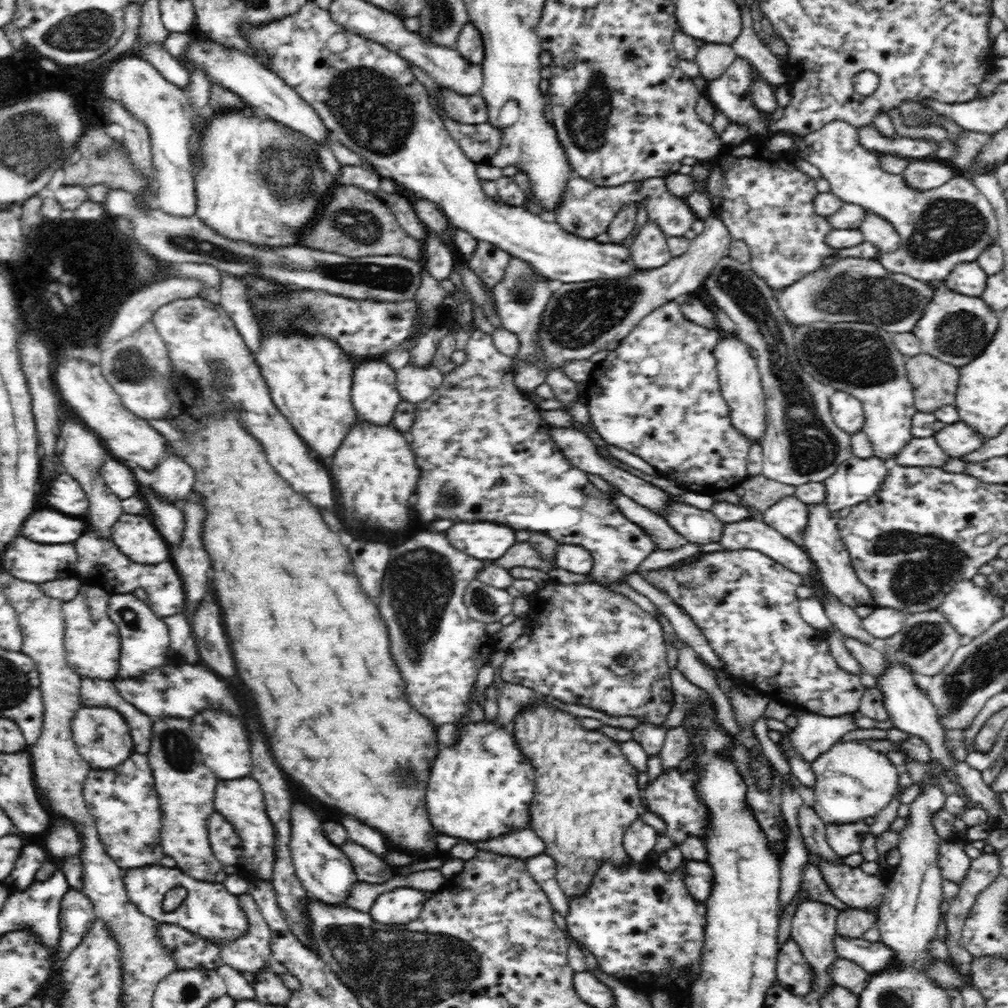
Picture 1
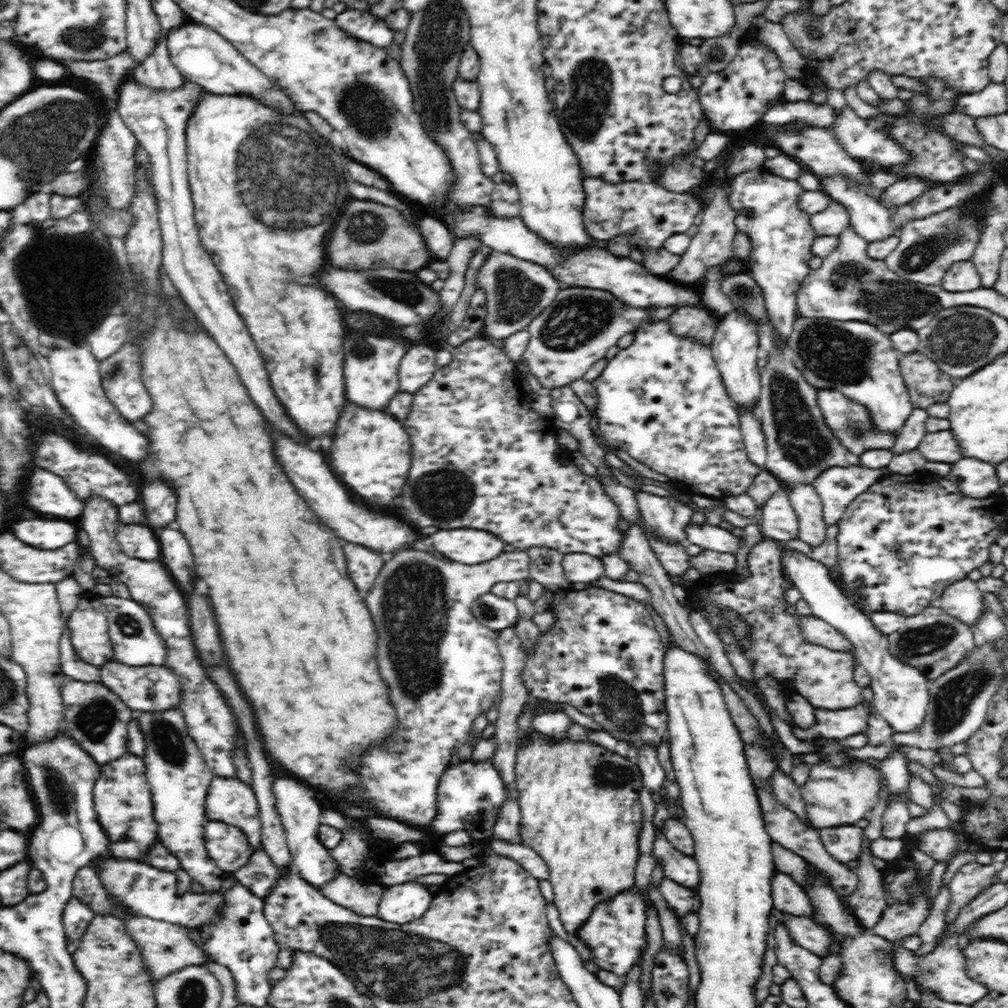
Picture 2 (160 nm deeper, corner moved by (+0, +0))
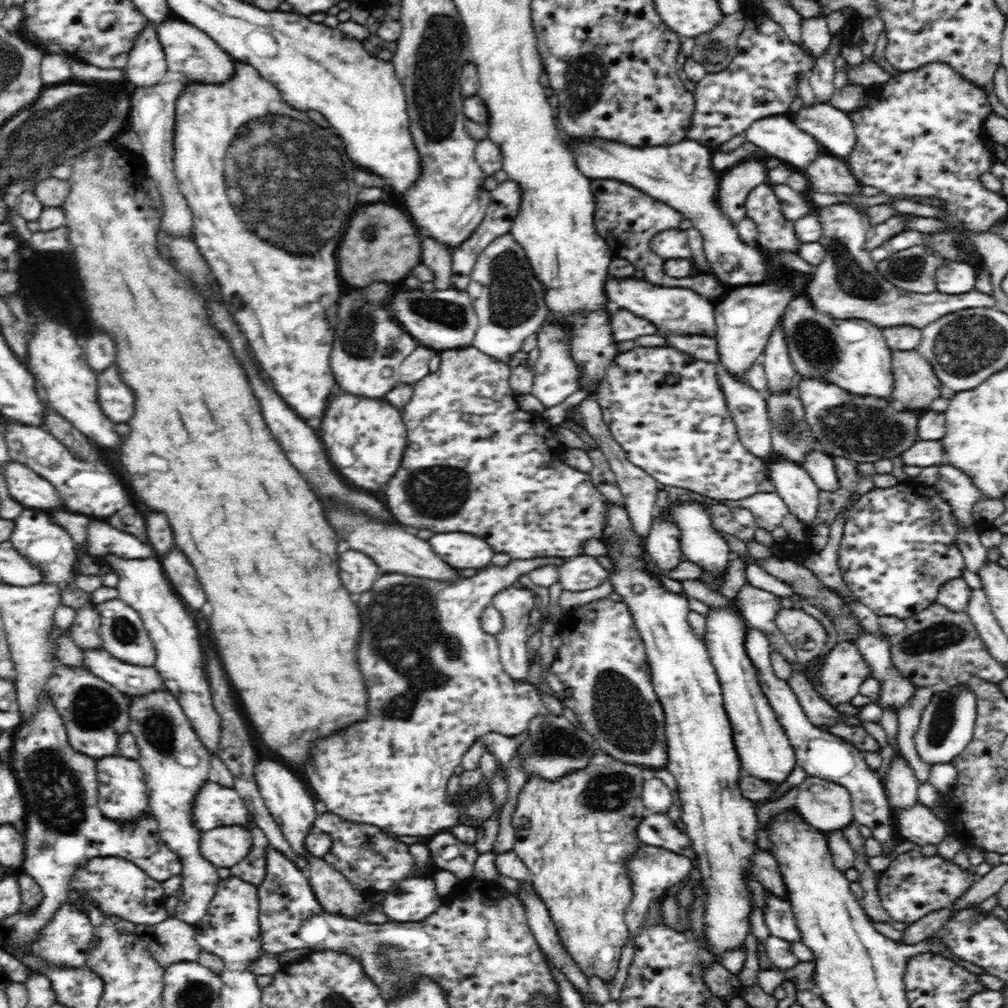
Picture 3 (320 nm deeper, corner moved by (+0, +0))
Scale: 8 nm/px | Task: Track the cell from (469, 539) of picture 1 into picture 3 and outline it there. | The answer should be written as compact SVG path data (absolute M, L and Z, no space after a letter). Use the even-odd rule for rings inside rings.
M462 532L434 534L430 538L430 546L444 562L454 568L488 567L495 554L483 538Z

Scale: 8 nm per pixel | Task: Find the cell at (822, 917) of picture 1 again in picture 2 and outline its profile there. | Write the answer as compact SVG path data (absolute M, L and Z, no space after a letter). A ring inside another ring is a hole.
M776 871L771 882L773 908L776 912L783 911L794 916L811 917L813 906L805 895L803 888L781 871Z

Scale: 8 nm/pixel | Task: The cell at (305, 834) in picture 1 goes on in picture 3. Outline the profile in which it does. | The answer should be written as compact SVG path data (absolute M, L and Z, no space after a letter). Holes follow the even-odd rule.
M258 759L254 768L254 778L267 809L280 826L286 841L298 855L309 858L310 854L304 846L304 838L314 831L313 824L318 815L314 807L316 797L308 788L308 784L304 784L296 774L292 774L287 764L267 759Z

